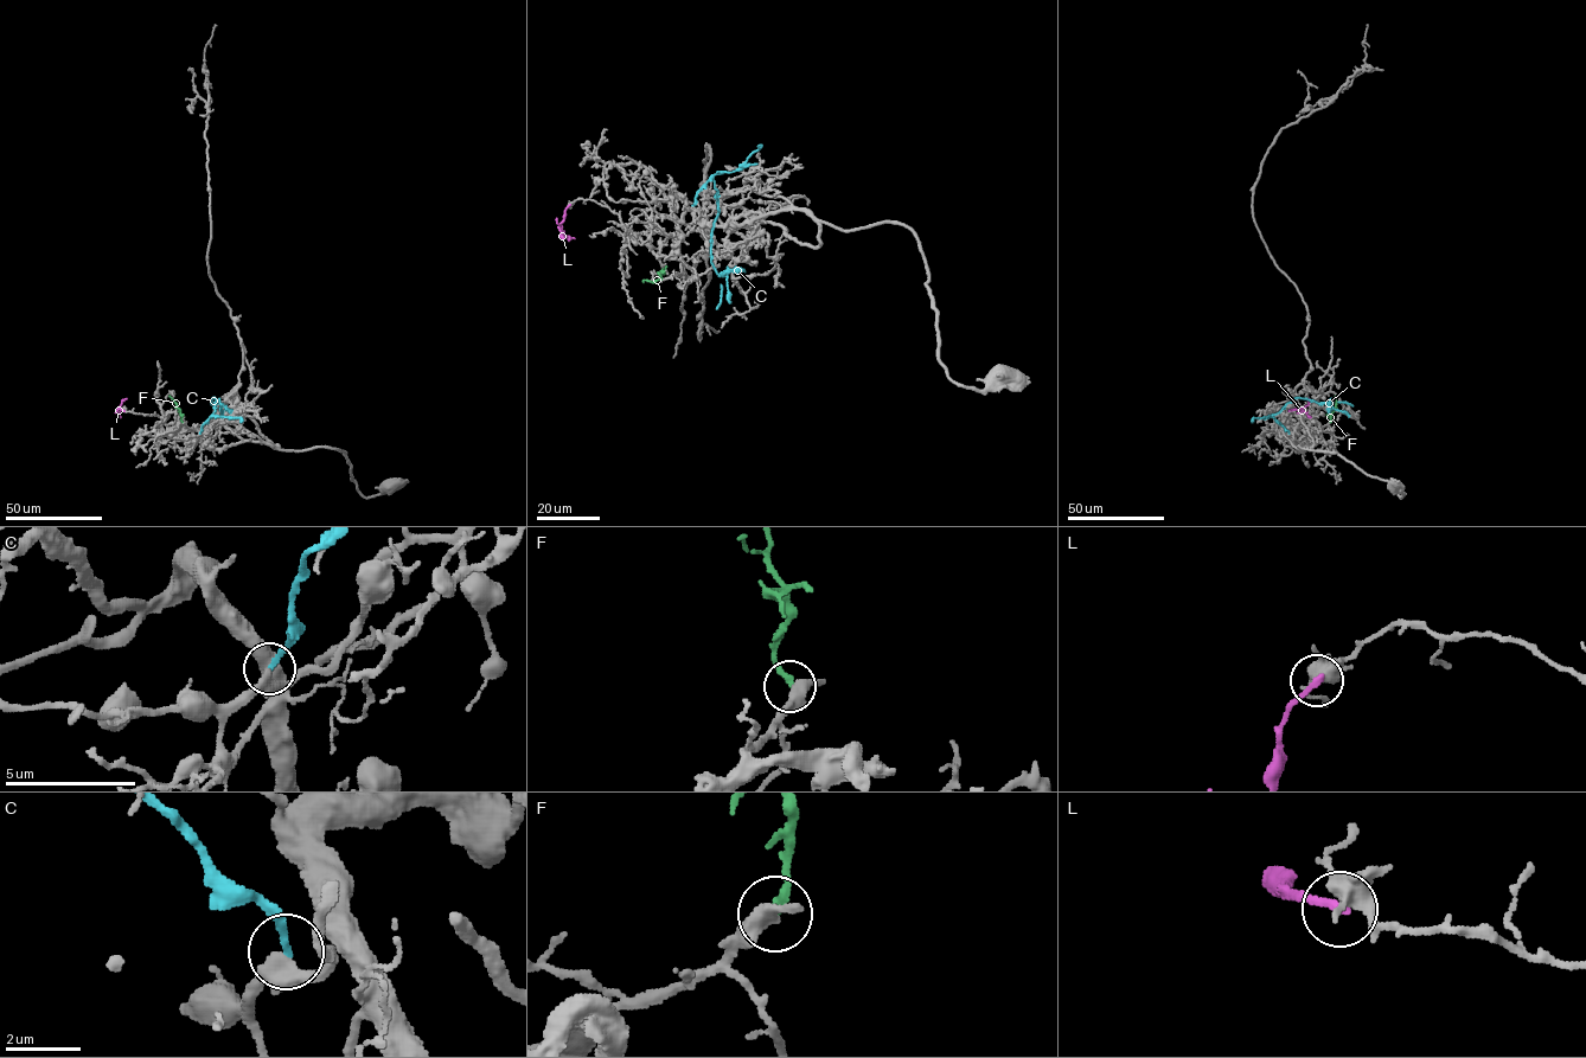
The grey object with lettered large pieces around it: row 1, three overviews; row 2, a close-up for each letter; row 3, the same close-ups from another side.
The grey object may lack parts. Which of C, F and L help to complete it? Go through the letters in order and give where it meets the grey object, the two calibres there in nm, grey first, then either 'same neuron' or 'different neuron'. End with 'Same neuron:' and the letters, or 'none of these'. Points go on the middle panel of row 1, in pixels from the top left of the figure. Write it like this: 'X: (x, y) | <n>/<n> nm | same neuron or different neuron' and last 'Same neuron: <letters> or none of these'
C: (692, 205) | 400/190 nm | different neuron
F: (664, 271) | 400/220 nm | same neuron
L: (569, 205) | 400/240 nm | different neuron
Same neuron: F

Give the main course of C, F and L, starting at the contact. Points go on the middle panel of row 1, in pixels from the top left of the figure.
C: (692, 205), (696, 193), (711, 180), (718, 213), (710, 261), (718, 275), (726, 271), (730, 301)
F: (664, 271), (656, 281), (643, 282)
L: (569, 205), (562, 230), (567, 237), (574, 238)

